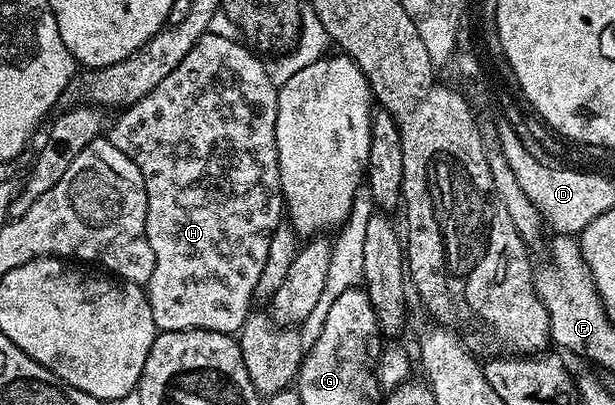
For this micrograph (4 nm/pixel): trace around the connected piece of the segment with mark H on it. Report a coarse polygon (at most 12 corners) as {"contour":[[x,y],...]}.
{"contour":[[206,32],[108,140],[160,331],[237,334],[283,224],[279,86]]}

